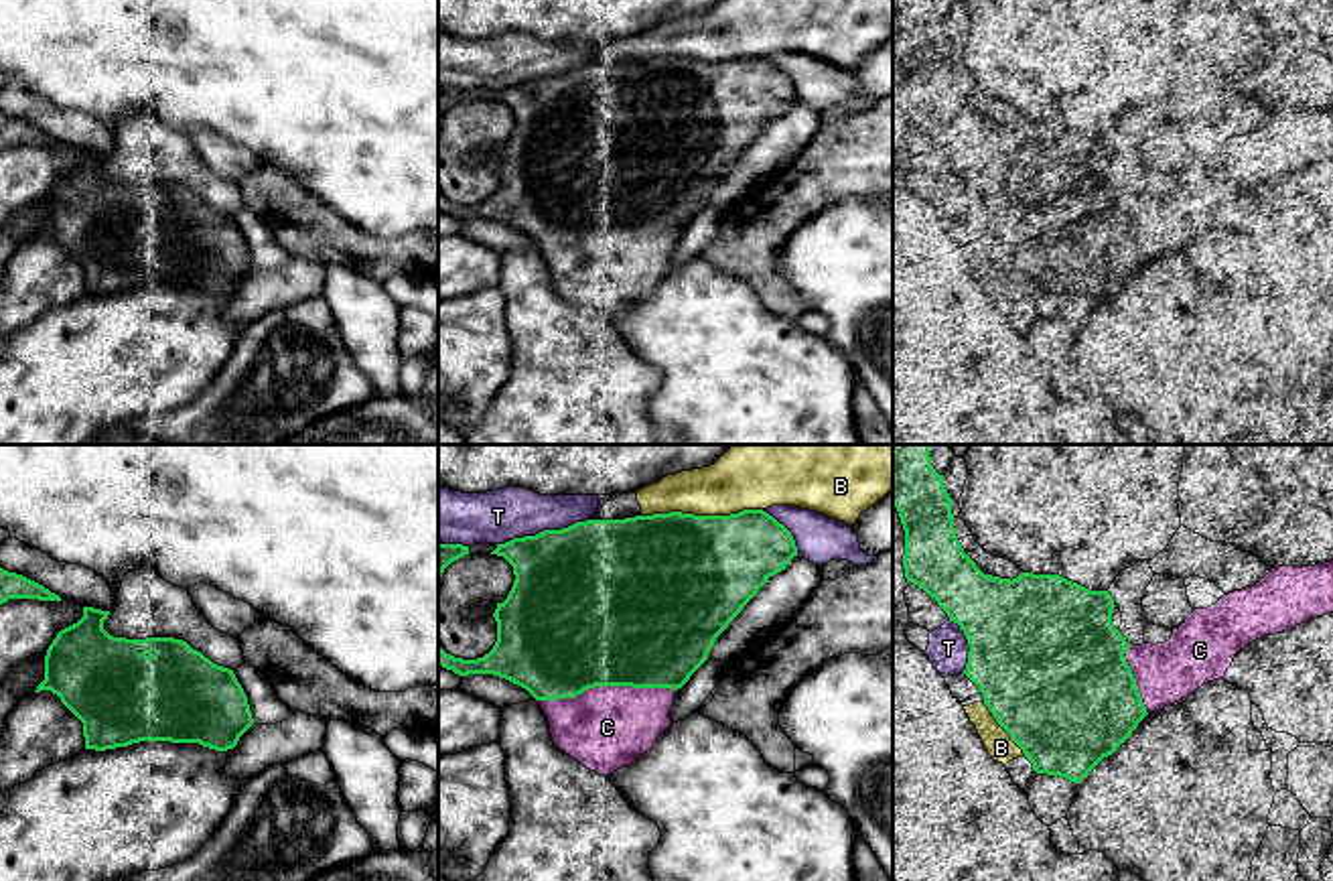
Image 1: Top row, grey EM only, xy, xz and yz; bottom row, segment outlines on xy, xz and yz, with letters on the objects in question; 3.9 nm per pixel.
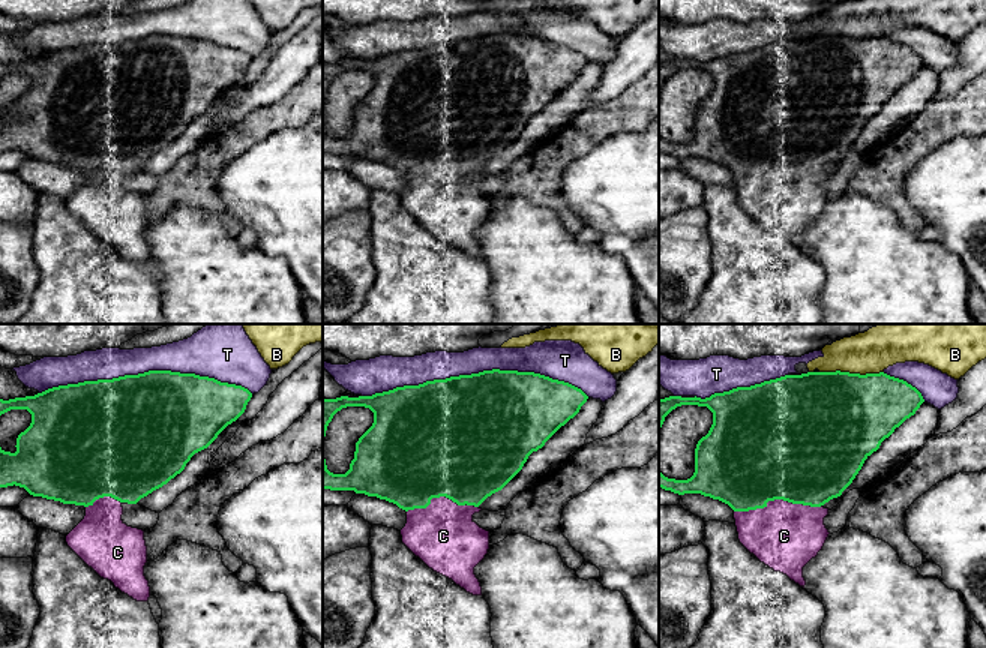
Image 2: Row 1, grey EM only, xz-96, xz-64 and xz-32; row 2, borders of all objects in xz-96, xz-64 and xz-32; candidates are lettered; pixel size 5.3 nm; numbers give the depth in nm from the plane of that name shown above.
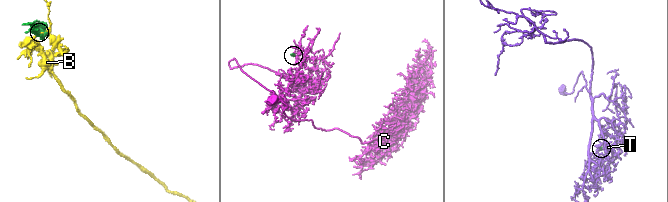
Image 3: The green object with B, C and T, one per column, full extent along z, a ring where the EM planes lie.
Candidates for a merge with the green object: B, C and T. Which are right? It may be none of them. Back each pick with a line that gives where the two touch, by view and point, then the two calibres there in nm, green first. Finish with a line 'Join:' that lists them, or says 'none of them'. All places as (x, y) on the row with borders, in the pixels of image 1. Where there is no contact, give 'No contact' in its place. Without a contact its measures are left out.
C: Touches green at xz (605, 685). Thickness 500 nm (green) against 340 nm
Join: C

